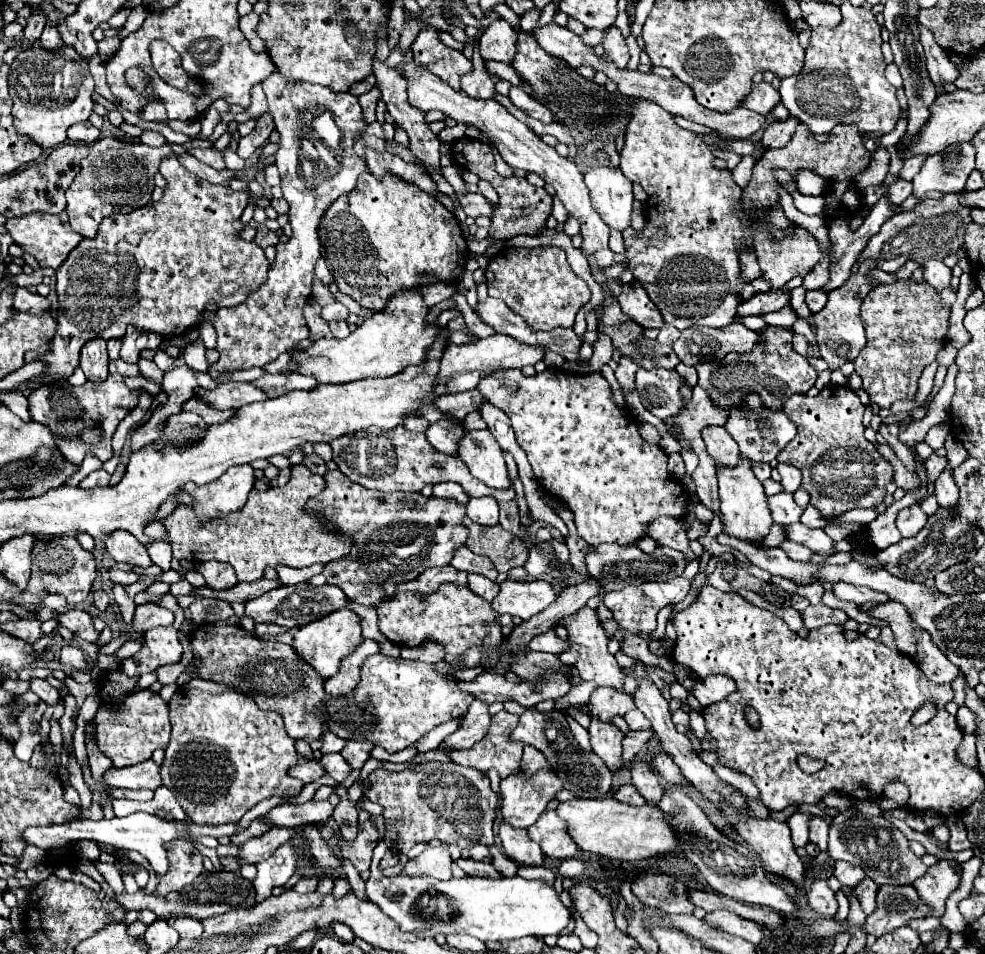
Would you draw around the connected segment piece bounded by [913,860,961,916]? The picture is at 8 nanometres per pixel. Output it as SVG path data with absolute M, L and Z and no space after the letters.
M939 860L927 870L927 874L913 882L923 902L933 906L933 916L941 916L945 912L945 900L959 888L961 872L955 870L959 866L961 864L955 860Z

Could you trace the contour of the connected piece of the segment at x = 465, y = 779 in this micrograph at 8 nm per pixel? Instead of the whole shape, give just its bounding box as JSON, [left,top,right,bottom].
[367,768,497,854]

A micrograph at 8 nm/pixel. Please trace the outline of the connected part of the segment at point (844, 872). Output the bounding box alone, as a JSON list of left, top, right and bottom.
[833,860,865,888]

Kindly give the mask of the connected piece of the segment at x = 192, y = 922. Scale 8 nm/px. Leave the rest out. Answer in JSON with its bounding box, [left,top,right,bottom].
[169,916,203,938]

